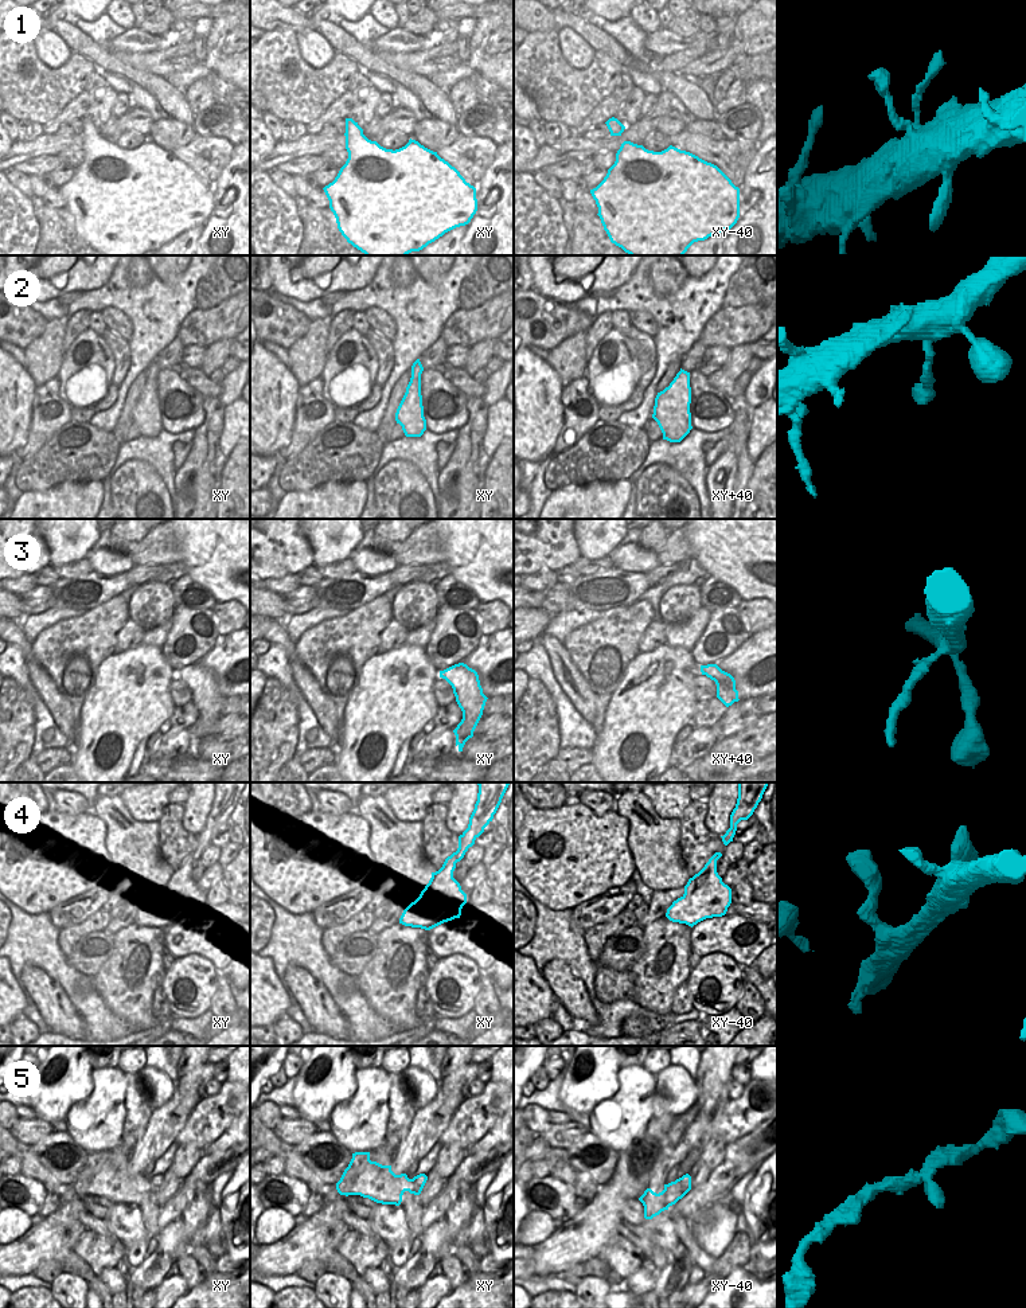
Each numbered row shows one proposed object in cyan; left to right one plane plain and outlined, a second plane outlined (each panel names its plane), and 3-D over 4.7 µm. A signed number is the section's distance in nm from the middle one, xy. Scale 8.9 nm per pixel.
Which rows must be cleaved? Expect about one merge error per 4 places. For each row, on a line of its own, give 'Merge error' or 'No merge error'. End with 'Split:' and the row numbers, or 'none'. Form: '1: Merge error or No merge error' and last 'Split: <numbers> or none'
1: No merge error
2: No merge error
3: No merge error
4: No merge error
5: Merge error
Split: 5.

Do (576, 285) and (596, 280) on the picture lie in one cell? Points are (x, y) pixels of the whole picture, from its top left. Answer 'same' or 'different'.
same

